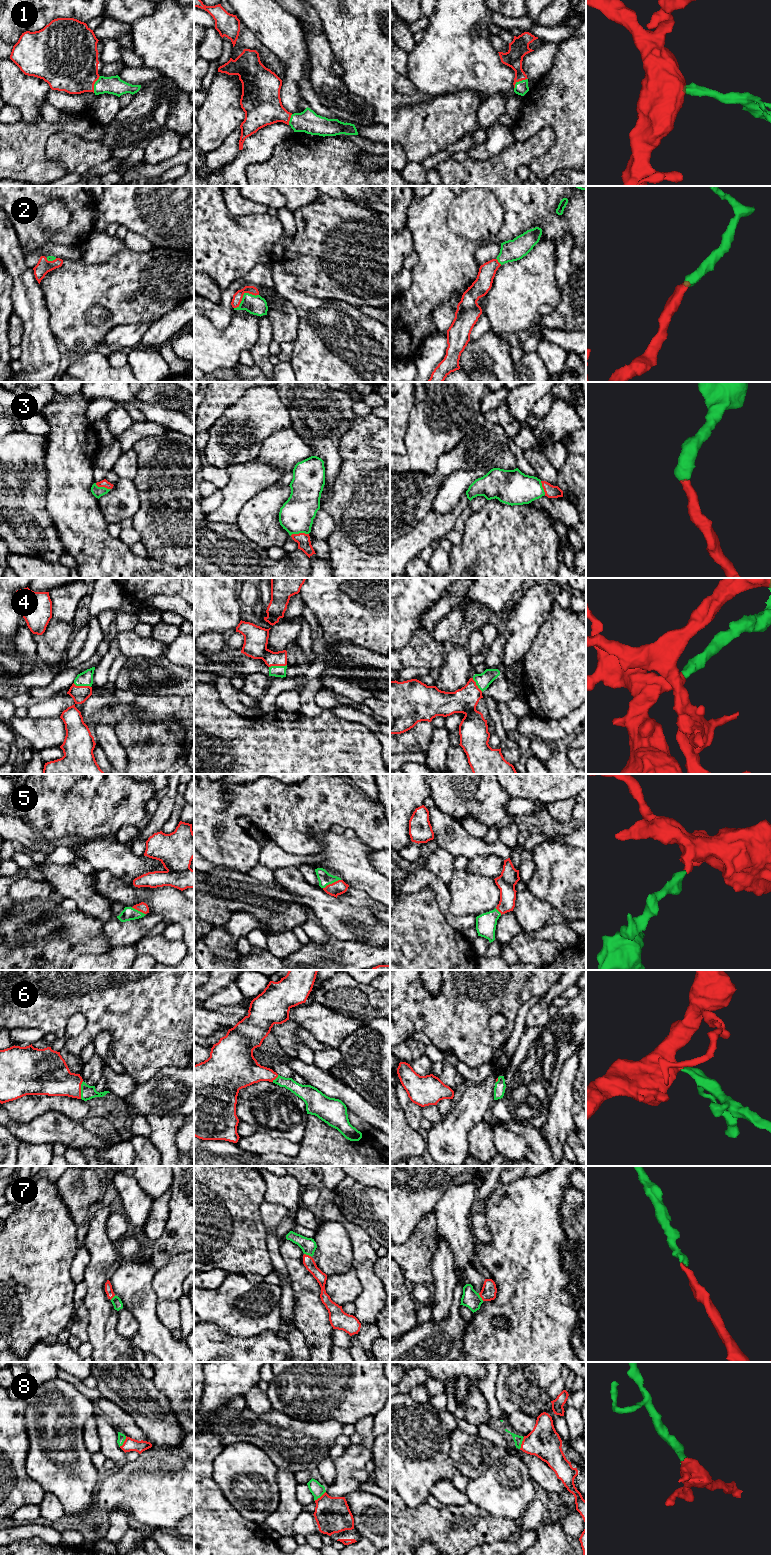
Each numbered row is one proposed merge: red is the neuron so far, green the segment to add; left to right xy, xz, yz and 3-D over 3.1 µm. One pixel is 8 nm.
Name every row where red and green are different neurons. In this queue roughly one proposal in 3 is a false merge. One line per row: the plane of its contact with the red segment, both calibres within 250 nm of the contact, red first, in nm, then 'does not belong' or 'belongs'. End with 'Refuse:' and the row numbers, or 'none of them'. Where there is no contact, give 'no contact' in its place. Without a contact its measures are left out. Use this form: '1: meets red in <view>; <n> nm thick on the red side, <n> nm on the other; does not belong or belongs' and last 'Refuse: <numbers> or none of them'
1: meets red in yz; 150 nm thick on the red side, 110 nm on the other; belongs
2: meets red in xz; 80 nm thick on the red side, 160 nm on the other; belongs
3: meets red in xz; 110 nm thick on the red side, 280 nm on the other; belongs
4: meets red in xz; 190 nm thick on the red side, 100 nm on the other; belongs
5: meets red in xz; 120 nm thick on the red side, 110 nm on the other; belongs
6: meets red in xy; 300 nm thick on the red side, 110 nm on the other; belongs
7: meets red in xz; 90 nm thick on the red side, 120 nm on the other; belongs
8: meets red in xy; 100 nm thick on the red side, 60 nm on the other; belongs
Refuse: none of them

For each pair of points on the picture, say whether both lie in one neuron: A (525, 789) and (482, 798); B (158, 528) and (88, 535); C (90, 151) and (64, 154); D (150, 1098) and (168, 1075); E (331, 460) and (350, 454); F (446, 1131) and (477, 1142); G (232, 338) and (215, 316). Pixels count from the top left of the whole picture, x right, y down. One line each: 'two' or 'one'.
A: two
B: two
C: one
D: one
E: two
F: two
G: two

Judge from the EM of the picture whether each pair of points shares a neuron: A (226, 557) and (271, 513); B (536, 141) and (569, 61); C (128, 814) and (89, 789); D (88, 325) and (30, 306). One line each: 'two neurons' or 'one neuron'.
A: two neurons
B: two neurons
C: one neuron
D: two neurons

